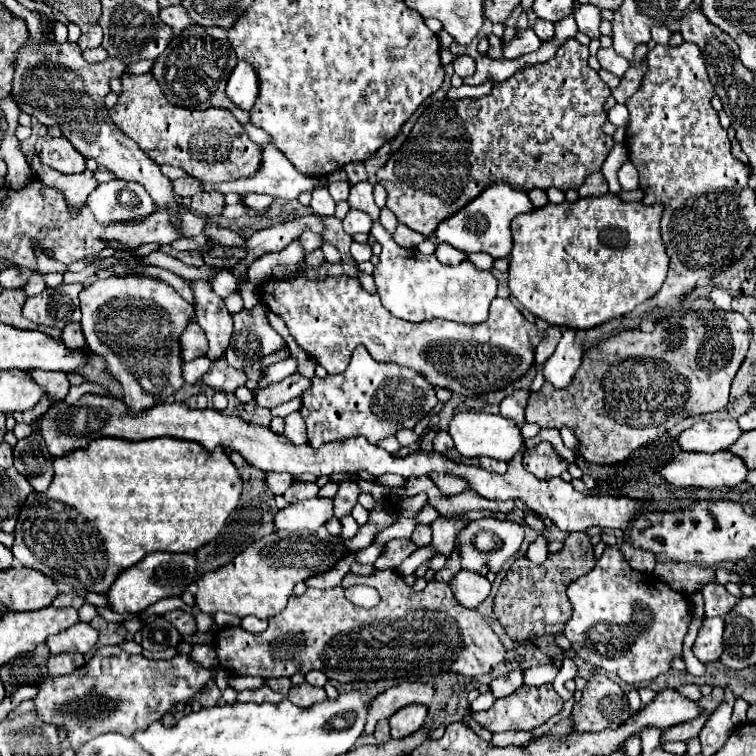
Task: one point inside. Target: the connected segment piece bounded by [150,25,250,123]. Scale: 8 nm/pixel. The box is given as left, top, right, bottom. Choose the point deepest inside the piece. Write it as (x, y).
(192, 72)

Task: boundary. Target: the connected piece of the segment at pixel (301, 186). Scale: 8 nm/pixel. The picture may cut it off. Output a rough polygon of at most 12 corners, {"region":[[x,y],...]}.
{"region":[[272,145],[262,147],[260,169],[220,185],[222,193],[268,193],[298,199],[318,179],[304,177]]}

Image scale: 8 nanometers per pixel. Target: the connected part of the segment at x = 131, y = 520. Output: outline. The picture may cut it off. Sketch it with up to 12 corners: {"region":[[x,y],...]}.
{"region":[[92,441],[54,459],[12,553],[106,593],[236,509],[224,449]]}

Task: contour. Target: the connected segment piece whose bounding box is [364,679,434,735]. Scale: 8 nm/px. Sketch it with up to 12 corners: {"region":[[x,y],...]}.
{"region":[[400,680],[370,703],[364,735],[412,703],[430,705],[434,687]]}

